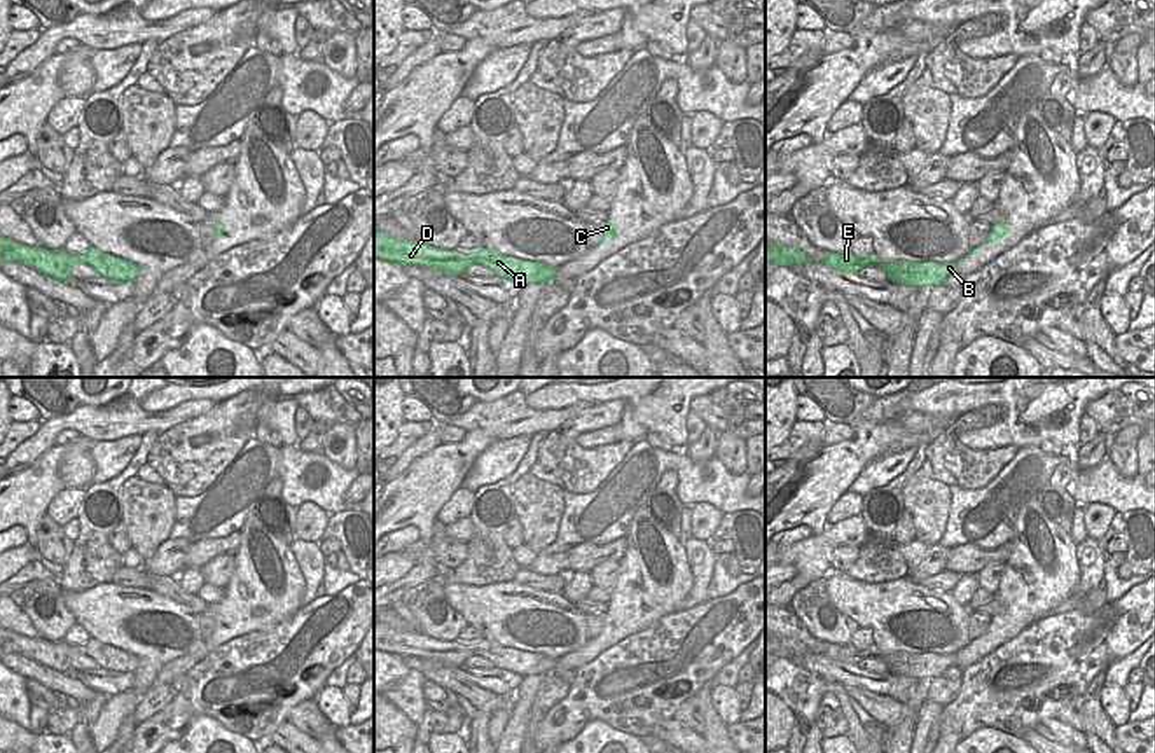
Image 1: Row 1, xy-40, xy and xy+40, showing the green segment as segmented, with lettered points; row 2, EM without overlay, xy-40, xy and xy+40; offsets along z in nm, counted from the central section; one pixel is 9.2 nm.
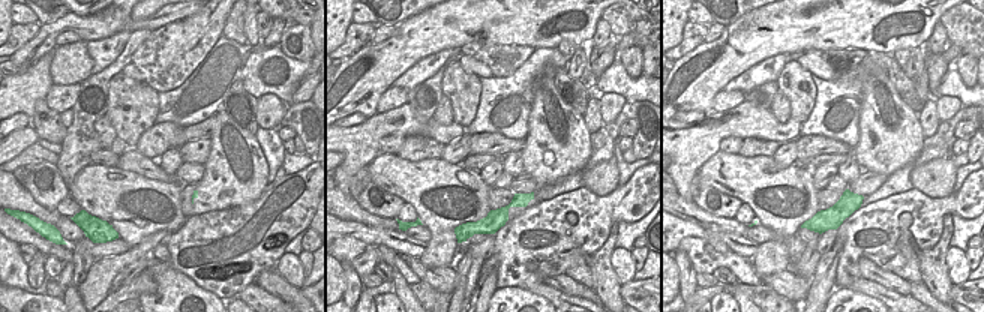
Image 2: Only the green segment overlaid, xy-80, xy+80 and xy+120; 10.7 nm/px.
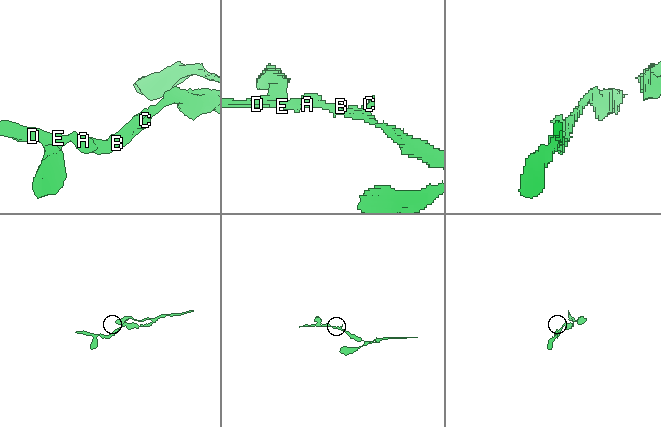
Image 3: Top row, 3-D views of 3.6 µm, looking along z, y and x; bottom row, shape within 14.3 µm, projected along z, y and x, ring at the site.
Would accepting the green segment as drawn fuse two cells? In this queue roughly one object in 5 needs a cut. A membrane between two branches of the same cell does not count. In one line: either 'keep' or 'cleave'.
keep

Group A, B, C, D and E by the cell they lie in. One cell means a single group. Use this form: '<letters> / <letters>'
A B C D E

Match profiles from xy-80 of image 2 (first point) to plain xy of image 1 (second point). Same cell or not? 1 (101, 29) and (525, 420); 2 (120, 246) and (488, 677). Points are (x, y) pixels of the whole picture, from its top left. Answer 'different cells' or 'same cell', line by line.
1: same cell
2: same cell

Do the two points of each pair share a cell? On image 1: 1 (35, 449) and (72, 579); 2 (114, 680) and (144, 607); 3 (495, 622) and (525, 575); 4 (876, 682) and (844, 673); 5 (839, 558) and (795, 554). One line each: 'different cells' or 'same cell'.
1: different cells
2: different cells
3: different cells
4: same cell
5: different cells

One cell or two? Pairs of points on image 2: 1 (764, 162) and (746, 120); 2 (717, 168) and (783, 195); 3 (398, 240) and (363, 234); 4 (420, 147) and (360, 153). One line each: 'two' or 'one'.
1: two
2: one
3: one
4: two

